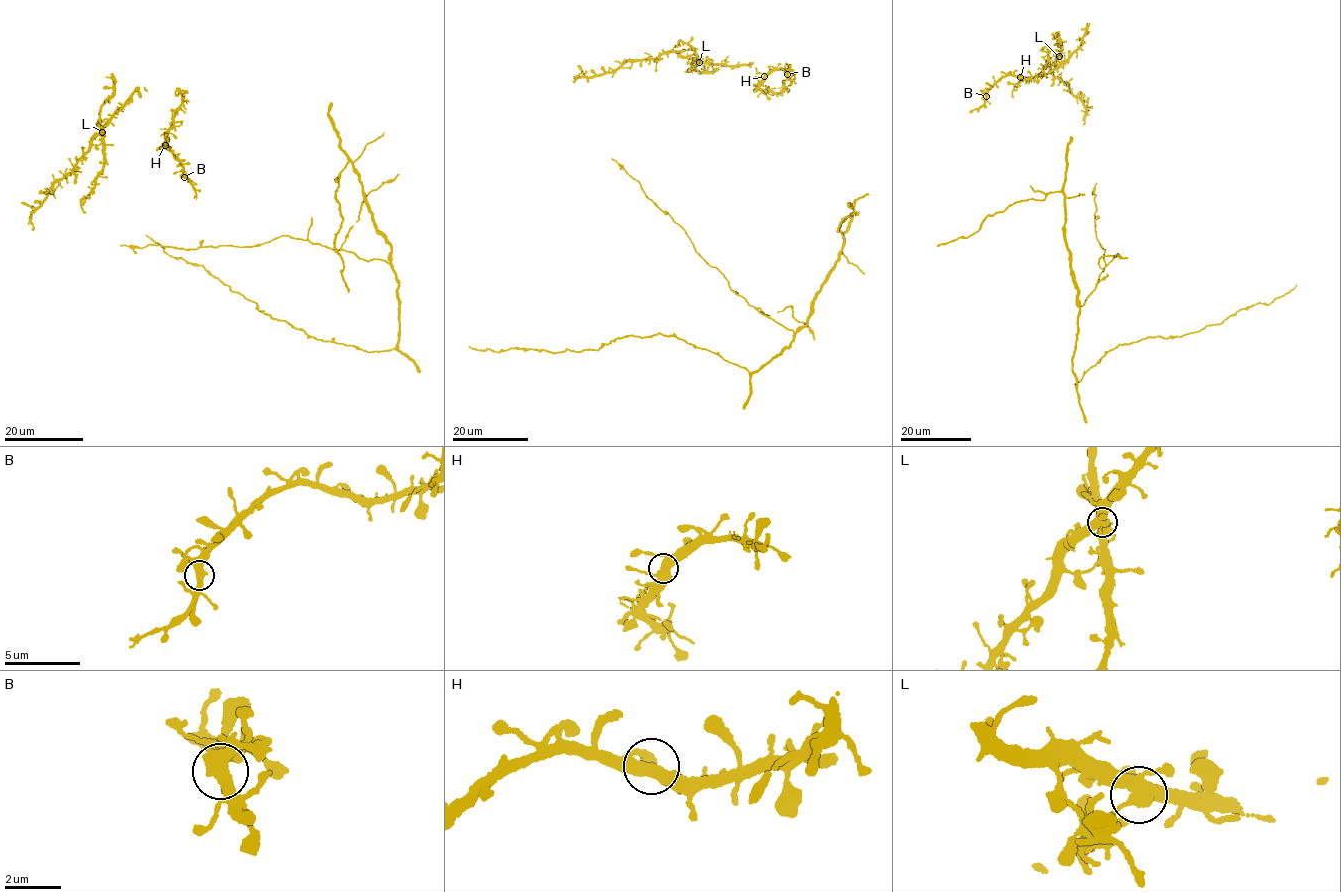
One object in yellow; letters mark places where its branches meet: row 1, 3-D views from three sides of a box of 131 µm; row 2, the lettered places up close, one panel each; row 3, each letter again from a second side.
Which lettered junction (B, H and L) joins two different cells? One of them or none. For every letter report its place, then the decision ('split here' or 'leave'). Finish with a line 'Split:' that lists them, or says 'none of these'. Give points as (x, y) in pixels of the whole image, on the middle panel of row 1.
B: (787, 74) | leave
H: (764, 76) | leave
L: (699, 62) | leave
Split: none of these

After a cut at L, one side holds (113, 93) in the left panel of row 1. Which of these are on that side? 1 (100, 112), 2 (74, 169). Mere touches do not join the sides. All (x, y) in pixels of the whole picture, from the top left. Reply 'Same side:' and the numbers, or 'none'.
Same side: 1

